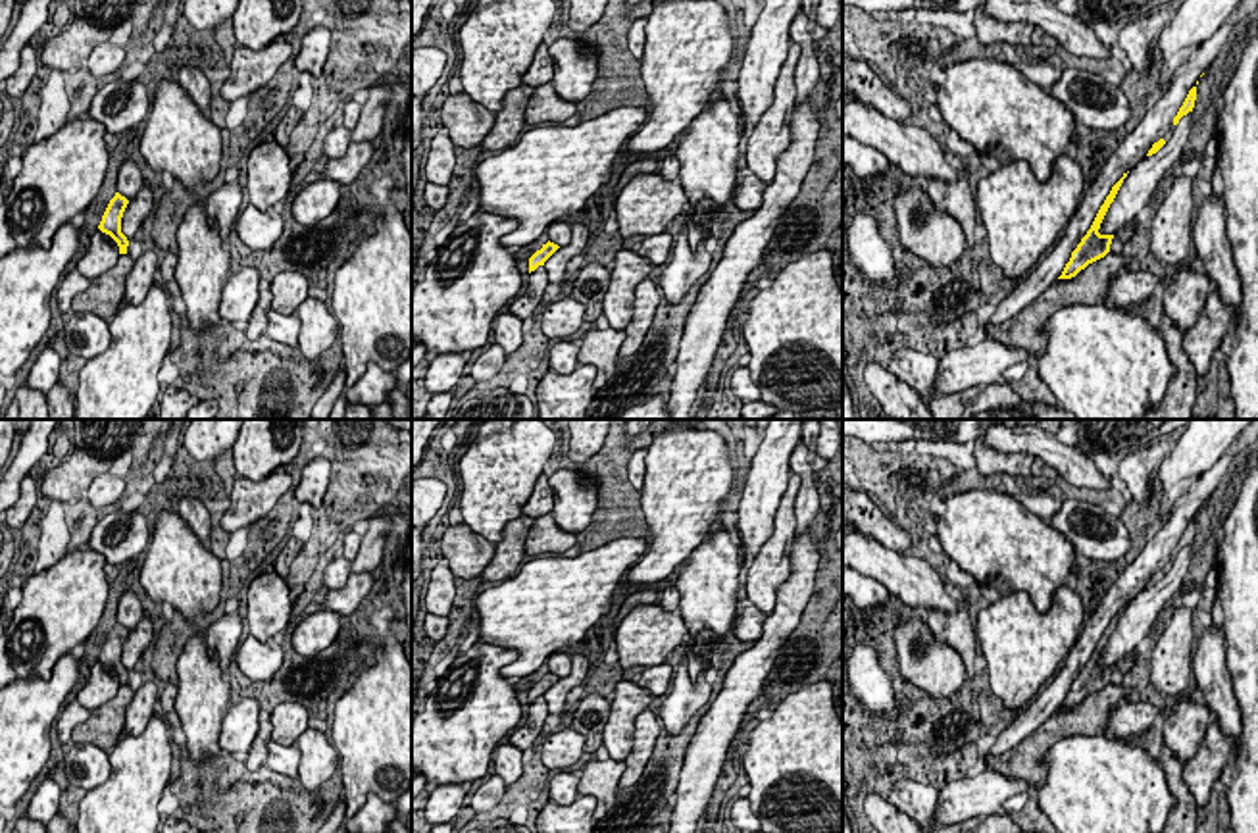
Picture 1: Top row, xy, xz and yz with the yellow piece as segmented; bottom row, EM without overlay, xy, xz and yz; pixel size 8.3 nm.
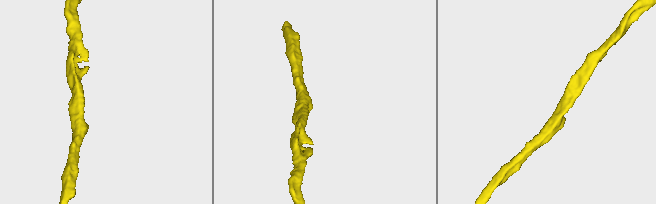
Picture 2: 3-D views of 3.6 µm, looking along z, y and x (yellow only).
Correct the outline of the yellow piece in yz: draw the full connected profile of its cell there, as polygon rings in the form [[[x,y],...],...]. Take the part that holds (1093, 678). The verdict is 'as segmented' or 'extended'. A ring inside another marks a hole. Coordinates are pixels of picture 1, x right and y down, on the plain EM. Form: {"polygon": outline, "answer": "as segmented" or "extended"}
{"polygon": [[[1123,604],[1123,608],[1112,618],[1110,625],[1106,627],[1104,635],[1100,637],[1091,660],[1087,662],[1087,666],[1081,669],[1081,673],[1077,675],[1077,679],[1071,683],[1069,693],[1066,694],[1062,706],[1058,710],[1071,710],[1075,708],[1081,700],[1085,700],[1089,694],[1104,689],[1110,683],[1110,675],[1114,666],[1100,666],[1100,654],[1110,639],[1110,635],[1114,633],[1123,610],[1127,608],[1127,604]]], "answer": "as segmented"}

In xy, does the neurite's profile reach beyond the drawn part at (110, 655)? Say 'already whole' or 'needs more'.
already whole

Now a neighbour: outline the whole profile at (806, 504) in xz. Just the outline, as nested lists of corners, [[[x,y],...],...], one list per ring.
[[[804,419],[802,439],[794,446],[789,467],[800,477],[800,489],[794,502],[796,531],[794,537],[814,529],[819,510],[819,496],[814,481],[812,462],[816,458],[816,441],[819,435],[819,419]]]

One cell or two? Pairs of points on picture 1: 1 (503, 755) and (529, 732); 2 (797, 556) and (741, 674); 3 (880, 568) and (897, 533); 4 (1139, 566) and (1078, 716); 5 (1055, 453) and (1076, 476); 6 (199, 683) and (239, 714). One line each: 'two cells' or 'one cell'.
1: one cell
2: one cell
3: two cells
4: two cells
5: one cell
6: two cells

